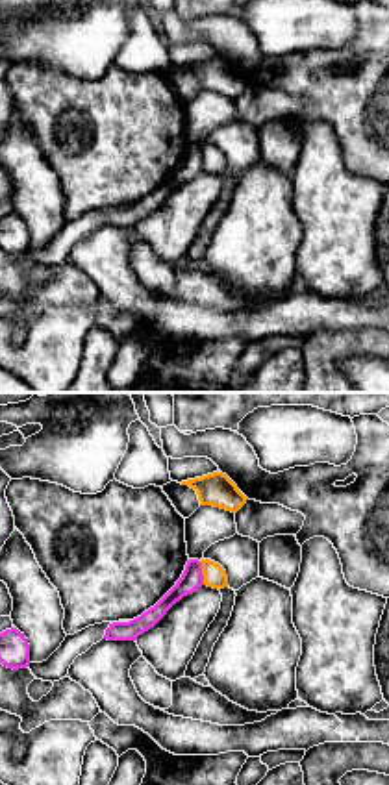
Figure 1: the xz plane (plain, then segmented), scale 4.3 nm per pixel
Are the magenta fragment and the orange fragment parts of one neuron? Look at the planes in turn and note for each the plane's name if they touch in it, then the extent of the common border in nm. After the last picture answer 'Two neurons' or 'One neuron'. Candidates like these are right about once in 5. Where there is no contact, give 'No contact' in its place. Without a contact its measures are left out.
Touches magenta in xz. Shared border 110 nm

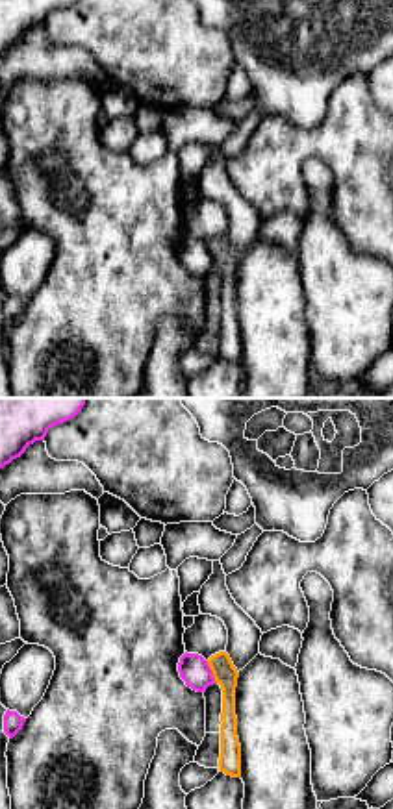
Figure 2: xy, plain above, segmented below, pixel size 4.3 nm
Touches magenta in xy. Shared border 100 nm

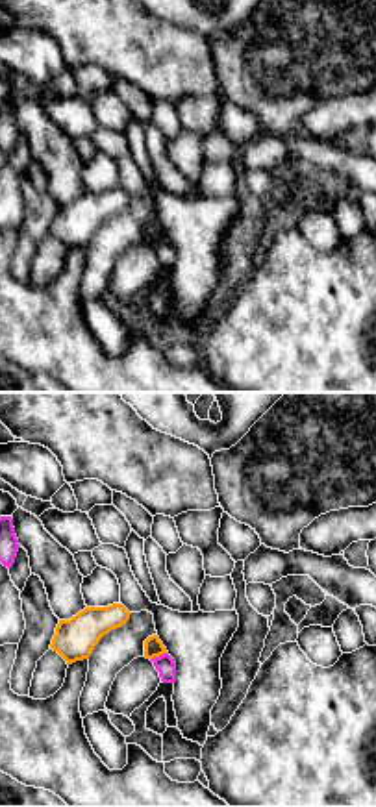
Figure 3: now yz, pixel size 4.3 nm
Touches magenta in yz. Shared border 90 nm

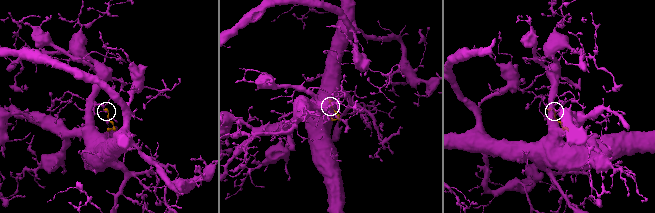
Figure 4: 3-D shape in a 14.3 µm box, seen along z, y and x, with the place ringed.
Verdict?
One neuron

